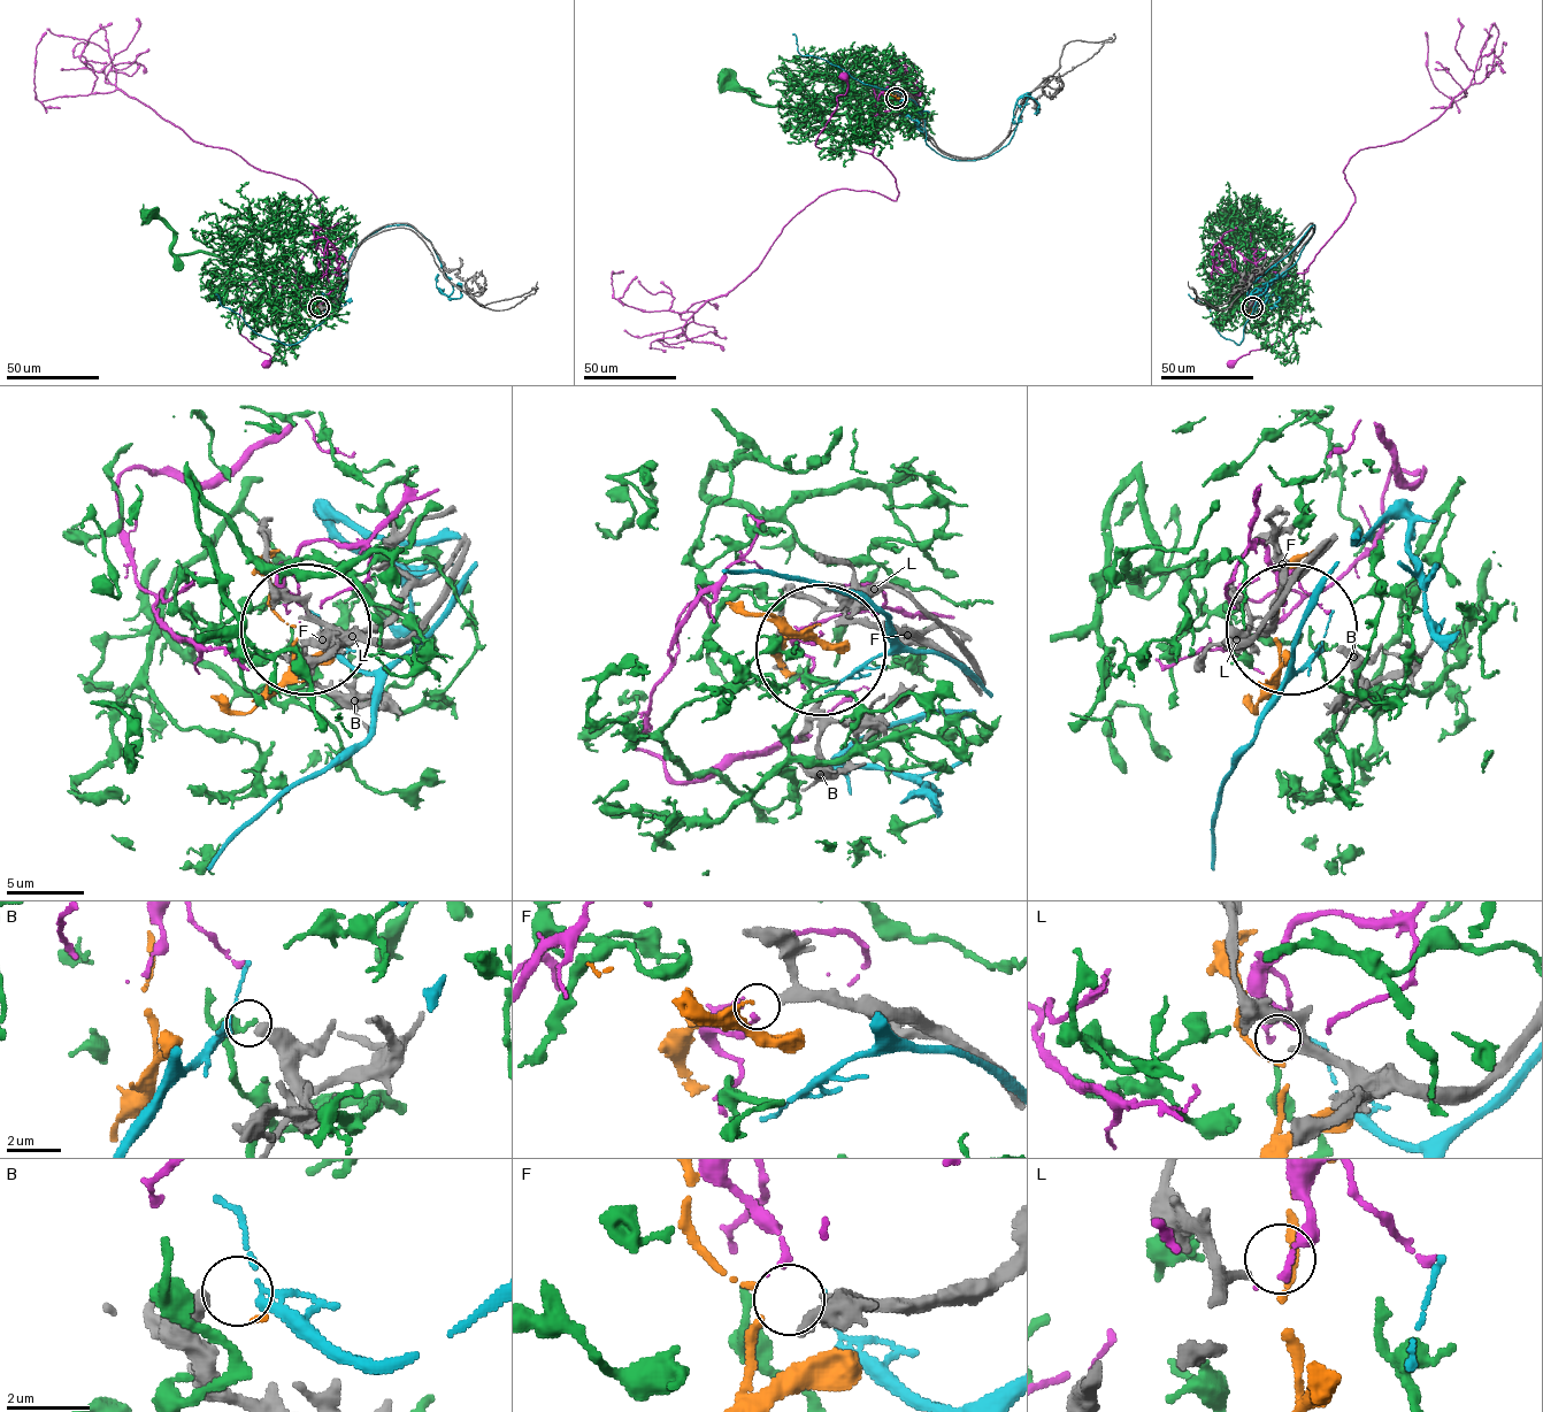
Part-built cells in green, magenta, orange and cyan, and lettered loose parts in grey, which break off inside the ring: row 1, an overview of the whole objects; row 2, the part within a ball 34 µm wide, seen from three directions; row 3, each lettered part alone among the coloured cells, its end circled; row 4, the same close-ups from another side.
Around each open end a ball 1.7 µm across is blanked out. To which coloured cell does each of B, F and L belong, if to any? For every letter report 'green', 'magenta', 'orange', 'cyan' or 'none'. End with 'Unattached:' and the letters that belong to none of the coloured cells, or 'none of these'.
B: cyan
F: orange
L: none
Unattached: L

